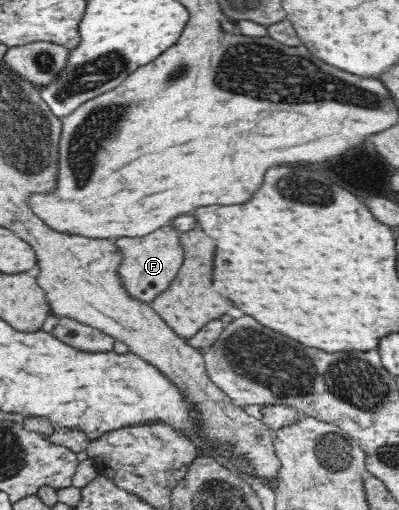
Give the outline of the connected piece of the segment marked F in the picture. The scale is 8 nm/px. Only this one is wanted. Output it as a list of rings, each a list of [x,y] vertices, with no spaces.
[[[169,224],[143,237],[121,237],[114,244],[121,252],[121,261],[116,269],[121,285],[129,297],[142,303],[149,304],[171,285],[183,261],[179,231]]]

